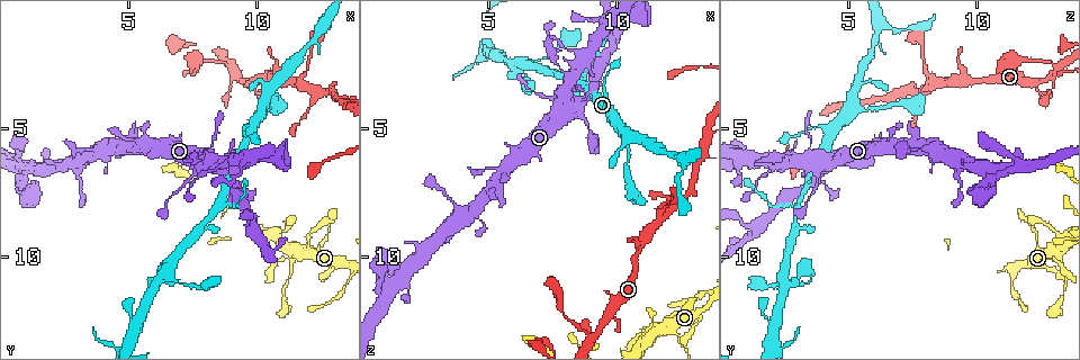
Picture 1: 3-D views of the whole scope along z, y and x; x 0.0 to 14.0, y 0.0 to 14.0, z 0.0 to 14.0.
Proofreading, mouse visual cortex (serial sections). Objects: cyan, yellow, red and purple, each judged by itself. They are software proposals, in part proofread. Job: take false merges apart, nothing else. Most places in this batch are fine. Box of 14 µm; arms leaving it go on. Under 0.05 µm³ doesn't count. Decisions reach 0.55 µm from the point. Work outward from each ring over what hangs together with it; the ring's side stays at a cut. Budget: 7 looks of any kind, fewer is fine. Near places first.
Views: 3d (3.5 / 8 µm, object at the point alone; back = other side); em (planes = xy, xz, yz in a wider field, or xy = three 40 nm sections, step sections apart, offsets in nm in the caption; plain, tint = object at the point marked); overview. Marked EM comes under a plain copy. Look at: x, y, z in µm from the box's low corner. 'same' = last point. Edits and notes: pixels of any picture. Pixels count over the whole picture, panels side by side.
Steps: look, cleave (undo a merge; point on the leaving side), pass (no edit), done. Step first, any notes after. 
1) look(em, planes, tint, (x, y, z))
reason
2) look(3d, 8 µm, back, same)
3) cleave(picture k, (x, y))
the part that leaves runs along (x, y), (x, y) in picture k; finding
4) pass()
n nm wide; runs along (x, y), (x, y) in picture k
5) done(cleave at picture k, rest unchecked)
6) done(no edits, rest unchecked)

look(3d, 3.5 µm, (11.5, 9.9, 13.1))
four or more arms meet

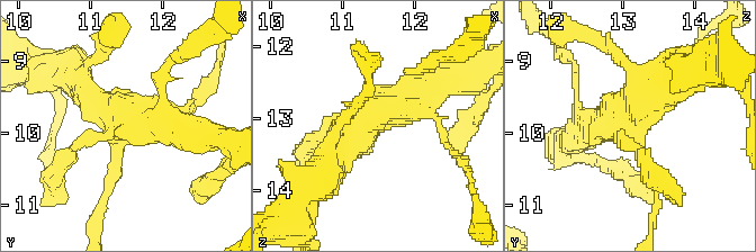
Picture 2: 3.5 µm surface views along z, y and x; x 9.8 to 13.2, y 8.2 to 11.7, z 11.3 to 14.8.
look(em, xy, step 1, tint, (11.45, 9.80, 13.00))

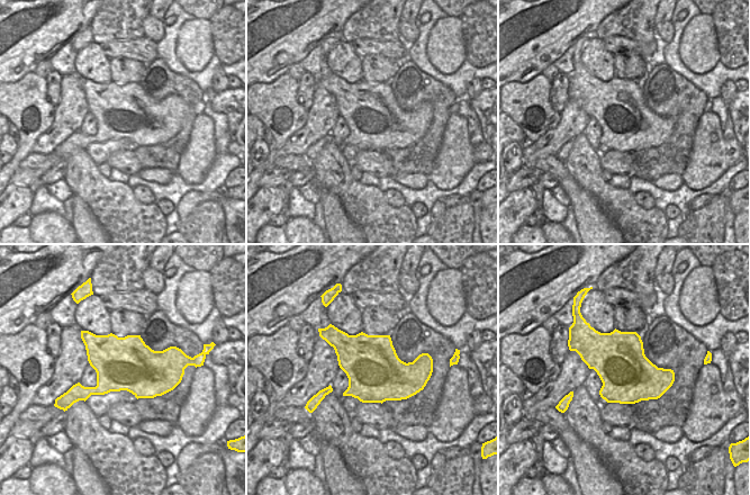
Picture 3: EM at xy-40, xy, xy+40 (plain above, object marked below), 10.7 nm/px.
pass()
runs along (435, 82), (387, 108), (329, 163) in picture 2; one cell here

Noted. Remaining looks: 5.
look(3d, 8 µm, (8.9, 2.6, 13.1))
thick turns thin

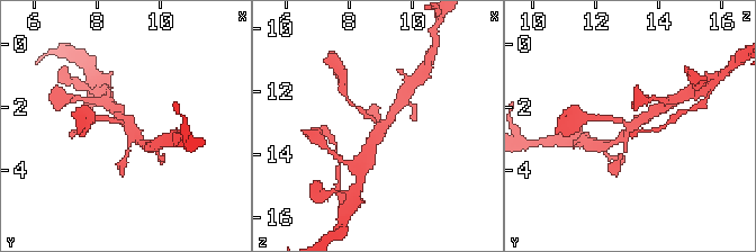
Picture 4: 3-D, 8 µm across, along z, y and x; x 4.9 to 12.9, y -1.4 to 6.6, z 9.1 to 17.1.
look(em, xy, step 2, tint, (8.9, 2.7, 13.2))
need the tissue

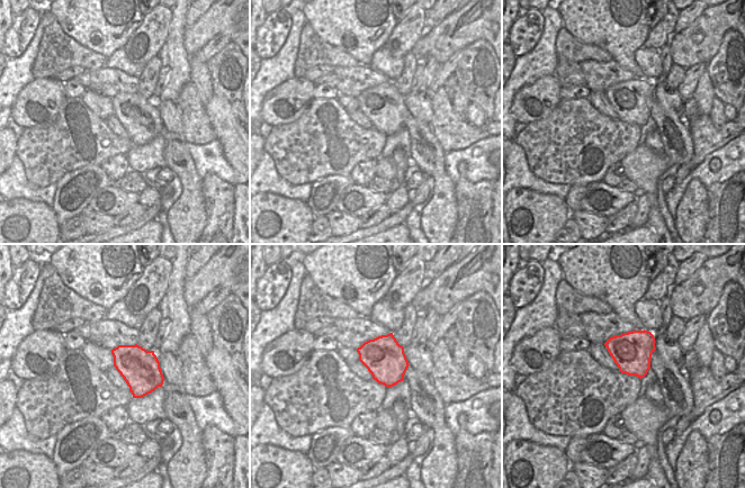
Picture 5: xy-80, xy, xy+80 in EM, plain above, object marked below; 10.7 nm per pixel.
pass()
one cell here

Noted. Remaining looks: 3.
look(3d, 3.5 µm, (8.7, 7.9, 3.1))

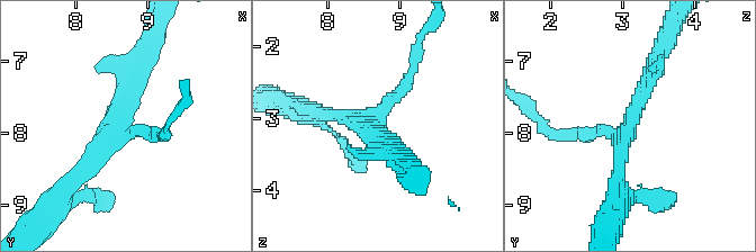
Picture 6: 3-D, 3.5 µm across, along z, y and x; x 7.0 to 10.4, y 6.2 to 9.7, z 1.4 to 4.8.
look(em, planes, tint, (8.60, 7.85, 3.10))
3 arms; arms of 150, 200, 200 nm

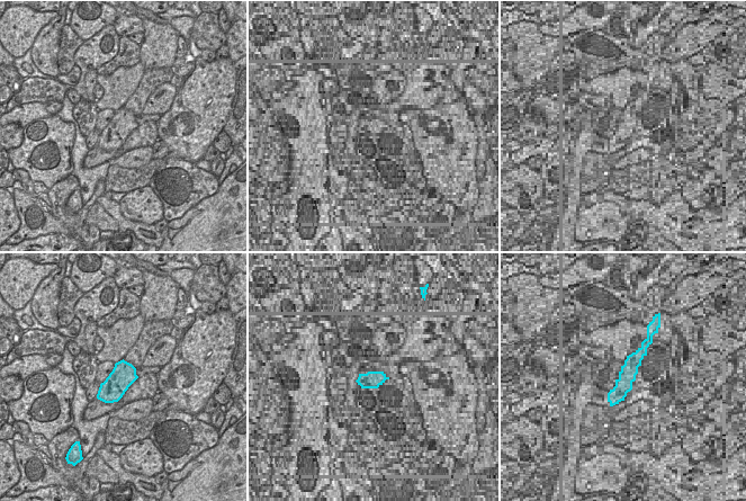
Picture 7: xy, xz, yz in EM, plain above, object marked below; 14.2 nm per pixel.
look(em, xy, step 2, tint, same)
another direction

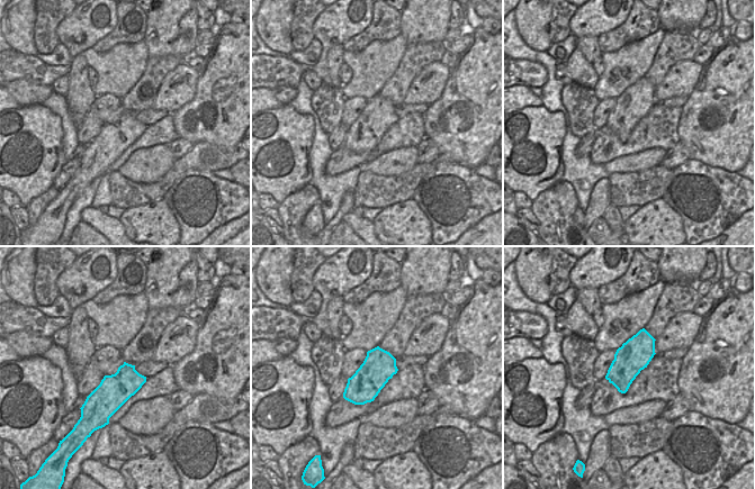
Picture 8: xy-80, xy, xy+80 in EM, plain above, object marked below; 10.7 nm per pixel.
pass()
runs along (141, 60), (109, 143), (74, 180) in picture 6; one cell here

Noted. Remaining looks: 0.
done(no edits, rest unchecked)

